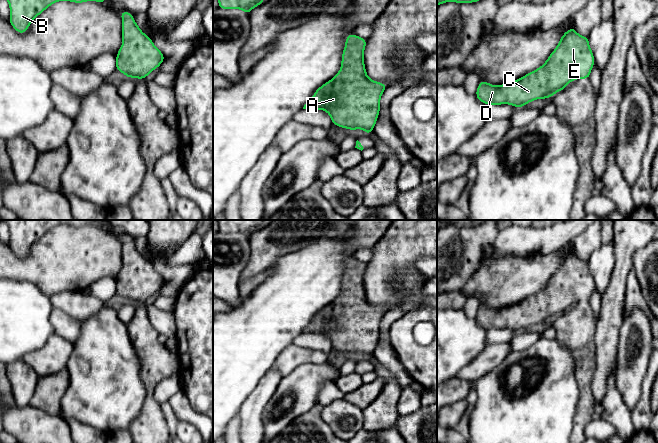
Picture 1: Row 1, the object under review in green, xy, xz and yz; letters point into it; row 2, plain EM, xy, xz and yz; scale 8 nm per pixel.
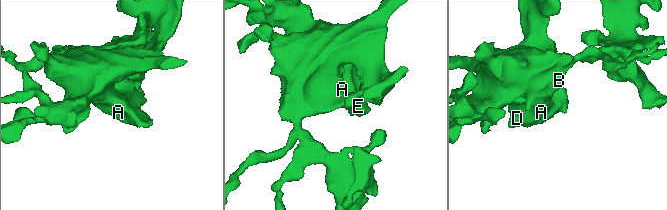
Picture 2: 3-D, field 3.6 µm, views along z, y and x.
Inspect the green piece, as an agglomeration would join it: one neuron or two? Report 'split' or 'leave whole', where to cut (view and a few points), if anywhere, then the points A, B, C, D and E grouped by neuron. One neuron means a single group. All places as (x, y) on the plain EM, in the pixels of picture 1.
leave whole; cut none; groups A B C D E

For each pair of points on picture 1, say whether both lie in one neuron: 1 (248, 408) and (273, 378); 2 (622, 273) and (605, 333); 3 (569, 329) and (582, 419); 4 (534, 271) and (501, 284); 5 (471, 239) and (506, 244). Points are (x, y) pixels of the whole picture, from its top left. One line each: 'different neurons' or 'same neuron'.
1: same neuron
2: same neuron
3: same neuron
4: same neuron
5: different neurons

